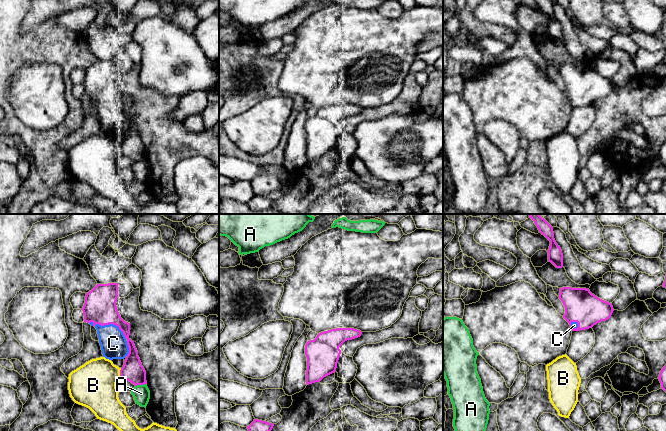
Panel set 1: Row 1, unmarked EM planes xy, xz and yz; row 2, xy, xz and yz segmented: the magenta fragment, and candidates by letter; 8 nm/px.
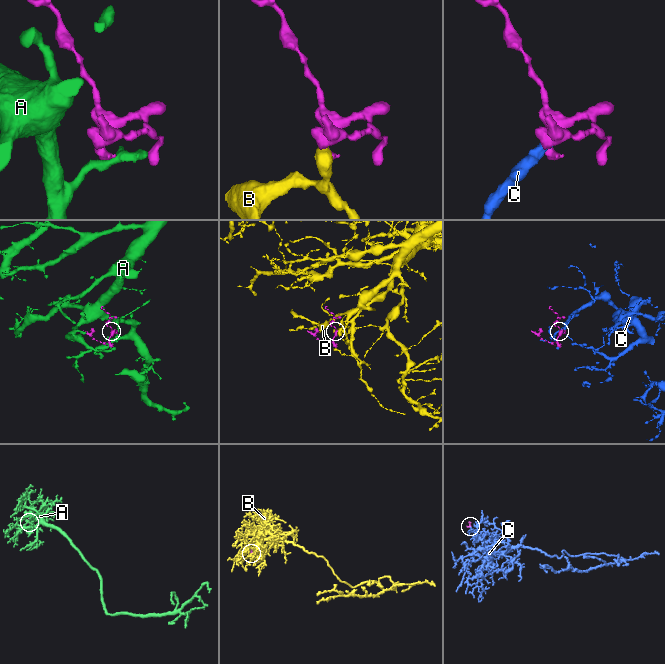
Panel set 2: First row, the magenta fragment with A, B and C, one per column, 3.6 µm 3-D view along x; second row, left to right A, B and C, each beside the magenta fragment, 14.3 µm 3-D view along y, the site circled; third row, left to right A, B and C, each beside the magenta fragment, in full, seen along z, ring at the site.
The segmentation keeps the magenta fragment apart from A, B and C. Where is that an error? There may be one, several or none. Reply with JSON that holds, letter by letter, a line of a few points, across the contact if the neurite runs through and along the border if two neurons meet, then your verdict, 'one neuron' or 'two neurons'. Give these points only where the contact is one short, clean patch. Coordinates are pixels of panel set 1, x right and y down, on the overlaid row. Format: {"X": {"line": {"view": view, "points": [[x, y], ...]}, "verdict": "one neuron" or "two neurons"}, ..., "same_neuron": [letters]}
{"A": {"line": {"view": "xy", "points": [[146, 383], [135, 386]]}, "verdict": "two neurons"}, "B": {"verdict": "two neurons"}, "C": {"verdict": "one neuron"}, "same_neuron": ["C"]}

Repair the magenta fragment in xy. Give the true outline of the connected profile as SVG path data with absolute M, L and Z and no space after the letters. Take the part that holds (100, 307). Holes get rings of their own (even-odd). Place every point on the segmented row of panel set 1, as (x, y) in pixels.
M118 283L97 284L86 293L81 309L84 322L97 330L103 357L109 360L124 359L120 370L122 380L137 385L147 384L134 342L129 338L130 323L125 322L117 309Z

